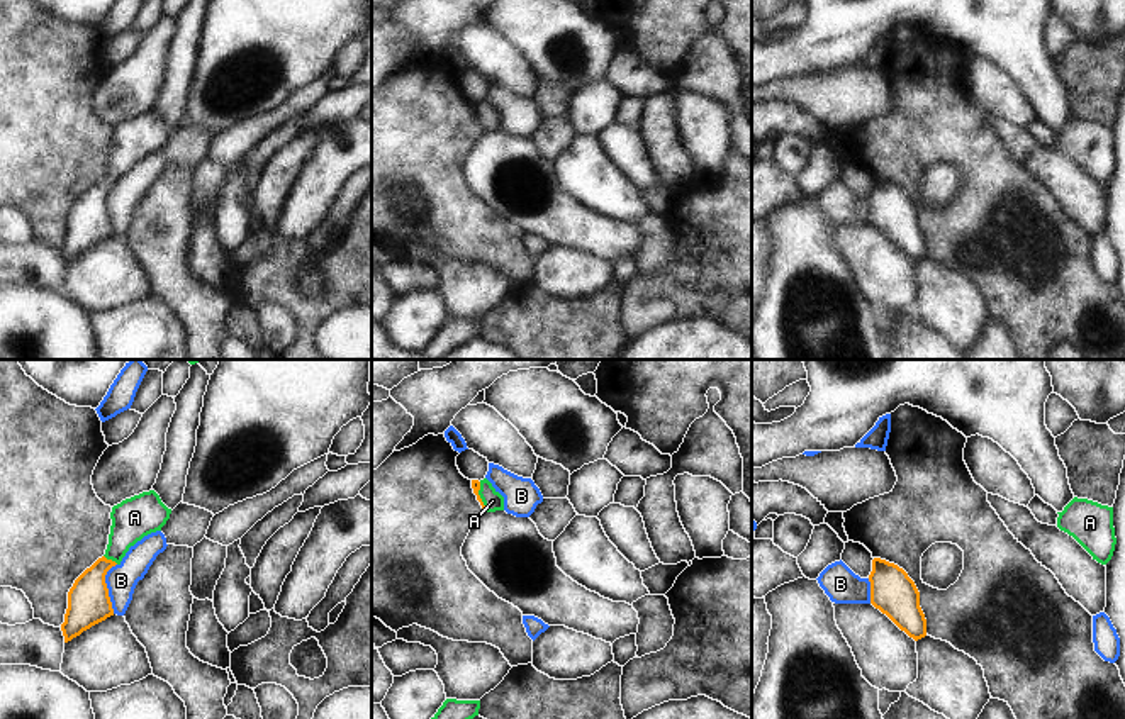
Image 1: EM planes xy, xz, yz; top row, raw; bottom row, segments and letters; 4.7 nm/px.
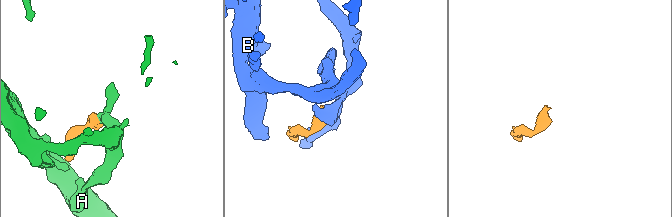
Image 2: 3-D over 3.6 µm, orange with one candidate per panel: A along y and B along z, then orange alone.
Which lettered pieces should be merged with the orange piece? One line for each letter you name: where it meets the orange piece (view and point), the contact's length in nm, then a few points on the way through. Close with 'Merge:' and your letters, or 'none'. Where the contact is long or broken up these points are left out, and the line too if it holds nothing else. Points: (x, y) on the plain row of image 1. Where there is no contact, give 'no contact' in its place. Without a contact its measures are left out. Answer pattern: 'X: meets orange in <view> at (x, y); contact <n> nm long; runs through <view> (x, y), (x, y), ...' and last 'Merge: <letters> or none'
A: meets orange in xy at (111, 180); contact 80 nm long; runs through xy (89, 222), (94, 197), (111, 180), (119, 160), (134, 138)
Merge: A

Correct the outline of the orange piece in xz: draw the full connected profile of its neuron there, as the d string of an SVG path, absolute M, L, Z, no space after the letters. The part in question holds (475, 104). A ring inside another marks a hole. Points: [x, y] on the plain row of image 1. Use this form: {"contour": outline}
{"contour": "M487 98L480 102L472 100L472 109L485 132L504 131L504 117L492 107Z"}

